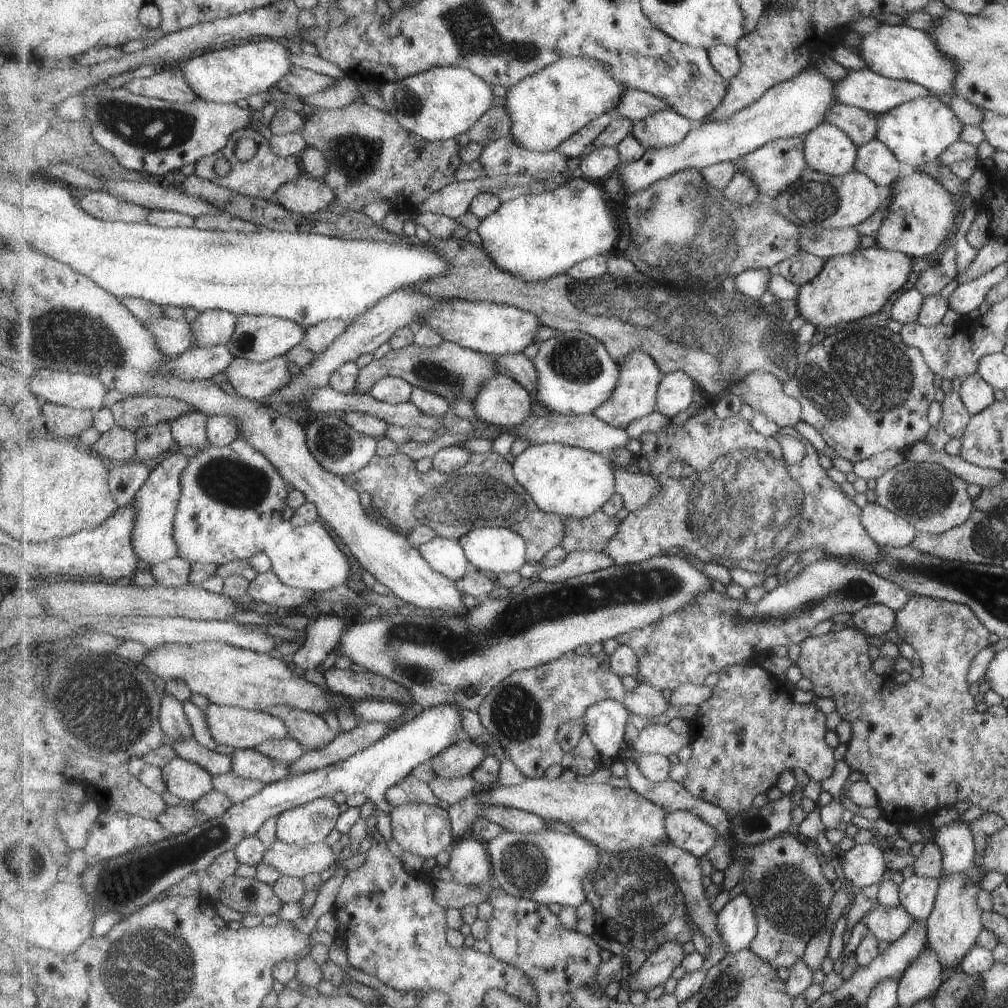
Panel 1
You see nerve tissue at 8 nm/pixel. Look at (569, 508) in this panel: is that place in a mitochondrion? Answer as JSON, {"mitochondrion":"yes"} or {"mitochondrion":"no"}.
{"mitochondrion":"no"}

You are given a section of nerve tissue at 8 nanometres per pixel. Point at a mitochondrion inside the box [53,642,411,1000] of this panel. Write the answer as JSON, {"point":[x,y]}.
{"point":[134,879]}

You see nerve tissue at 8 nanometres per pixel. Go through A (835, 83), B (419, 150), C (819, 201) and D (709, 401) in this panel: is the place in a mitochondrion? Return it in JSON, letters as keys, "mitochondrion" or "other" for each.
{"A":"other","B":"other","C":"mitochondrion","D":"other"}

